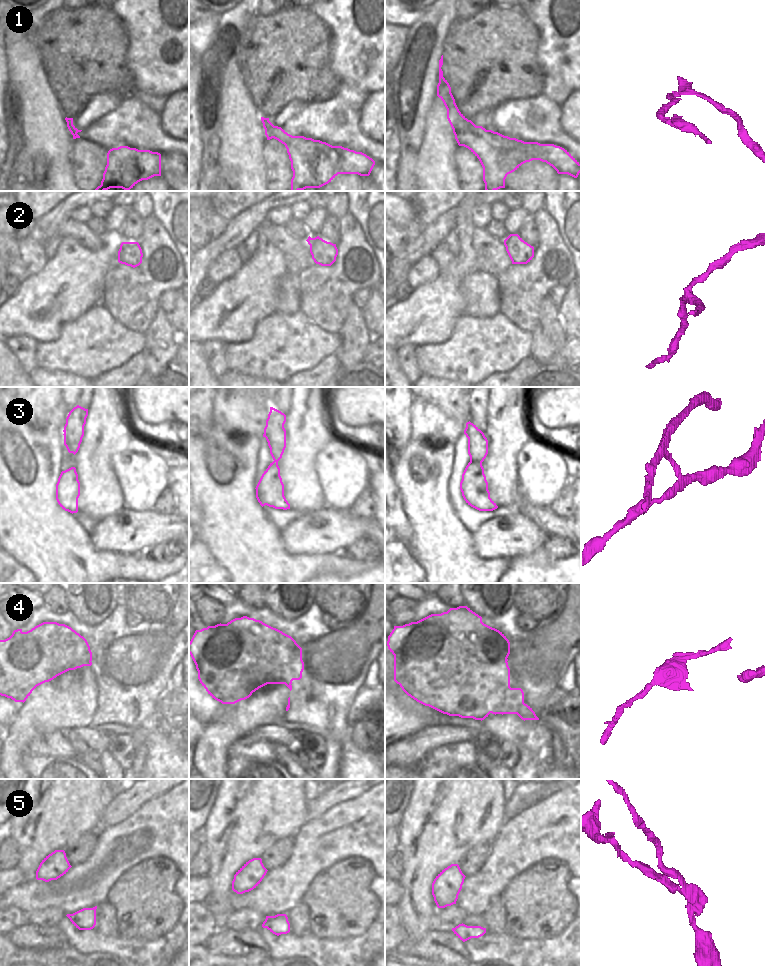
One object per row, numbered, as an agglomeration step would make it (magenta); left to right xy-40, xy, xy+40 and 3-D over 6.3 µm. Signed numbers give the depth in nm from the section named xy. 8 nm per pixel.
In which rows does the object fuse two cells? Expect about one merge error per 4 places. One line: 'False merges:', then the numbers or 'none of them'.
False merges: 3

